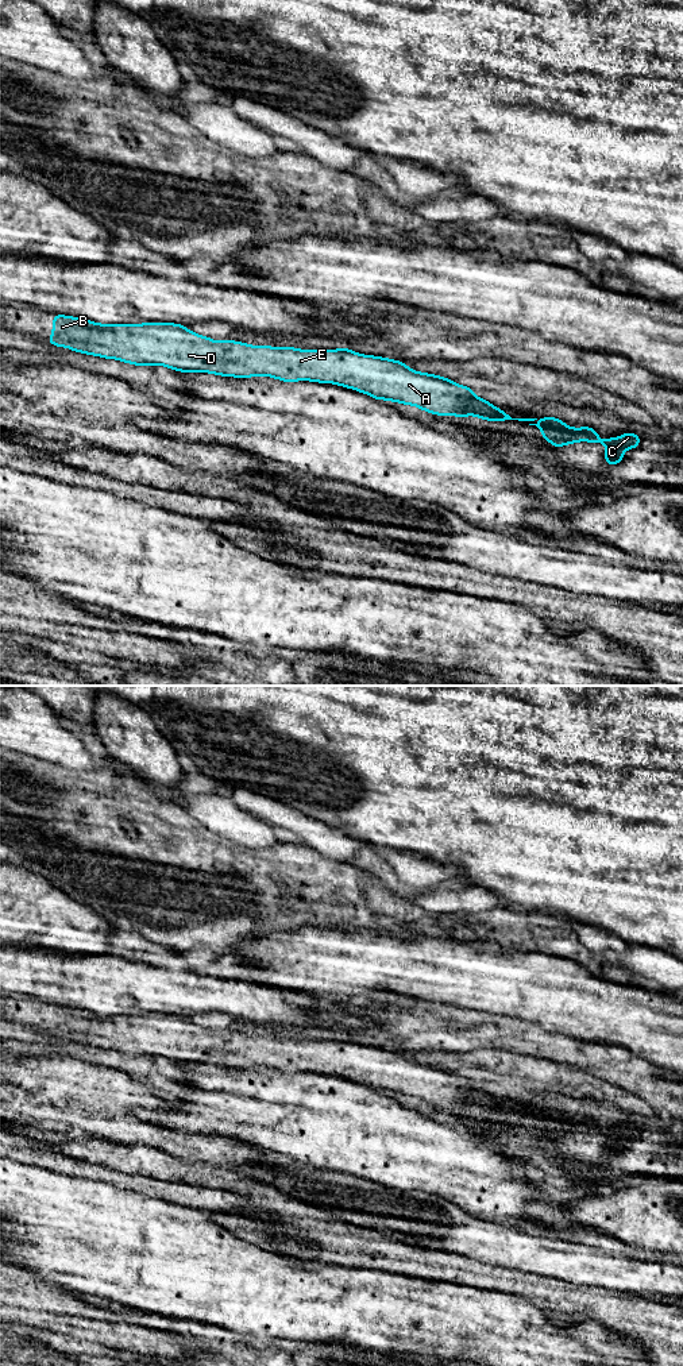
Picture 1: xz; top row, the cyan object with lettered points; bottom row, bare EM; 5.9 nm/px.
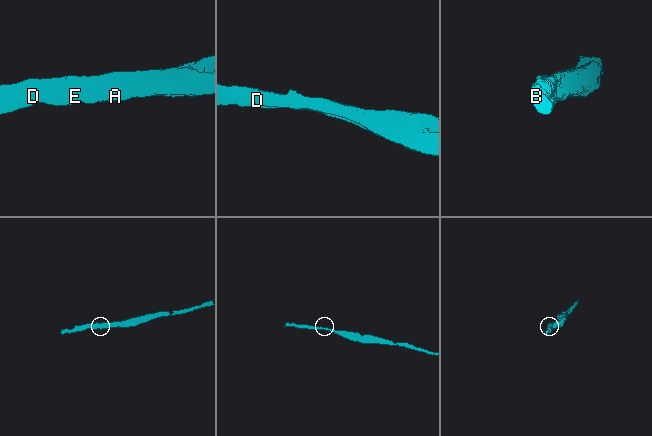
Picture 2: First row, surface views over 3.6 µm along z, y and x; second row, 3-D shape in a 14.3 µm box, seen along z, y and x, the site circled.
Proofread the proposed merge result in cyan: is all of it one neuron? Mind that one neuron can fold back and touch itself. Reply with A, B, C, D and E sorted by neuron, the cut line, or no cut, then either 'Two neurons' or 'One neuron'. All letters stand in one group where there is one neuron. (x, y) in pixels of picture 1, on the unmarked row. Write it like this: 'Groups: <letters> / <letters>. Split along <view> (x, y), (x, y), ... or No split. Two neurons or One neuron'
Groups: A B C D E. No split. One neuron

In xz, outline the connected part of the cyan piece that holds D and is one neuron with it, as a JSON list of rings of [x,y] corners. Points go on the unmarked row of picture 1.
[[[55,1006],[53,1008],[53,1024],[46,1030],[50,1035],[67,1038],[72,1042],[117,1050],[136,1057],[161,1056],[181,1064],[212,1064],[215,1066],[250,1069],[267,1066],[283,1073],[312,1072],[320,1074],[335,1074],[368,1085],[373,1089],[389,1091],[404,1096],[417,1097],[428,1104],[439,1107],[476,1107],[489,1112],[518,1111],[536,1116],[545,1131],[555,1139],[574,1135],[576,1132],[601,1134],[606,1138],[606,1155],[618,1155],[624,1143],[638,1139],[640,1127],[626,1123],[620,1128],[602,1131],[591,1118],[571,1119],[560,1110],[512,1110],[506,1103],[493,1097],[489,1092],[474,1087],[474,1081],[458,1076],[444,1068],[418,1064],[406,1054],[381,1047],[362,1046],[348,1039],[339,1041],[297,1041],[294,1038],[250,1037],[229,1030],[216,1033],[197,1026],[182,1015],[144,1014],[144,1015],[99,1015],[82,1008]]]

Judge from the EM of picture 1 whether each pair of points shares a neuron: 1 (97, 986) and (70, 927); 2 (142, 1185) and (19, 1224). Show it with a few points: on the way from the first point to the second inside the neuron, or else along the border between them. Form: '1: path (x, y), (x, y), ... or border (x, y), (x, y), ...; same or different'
1: border (51, 949), (64, 953), (104, 954); different
2: border (93, 1181), (111, 1183), (124, 1189); different

